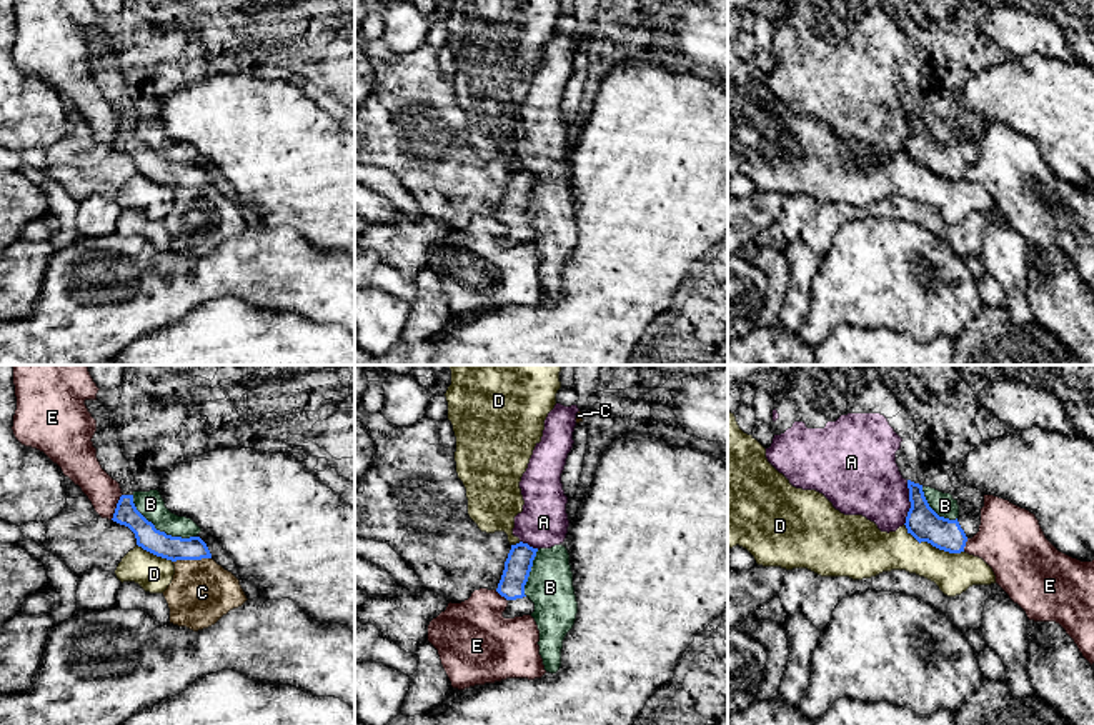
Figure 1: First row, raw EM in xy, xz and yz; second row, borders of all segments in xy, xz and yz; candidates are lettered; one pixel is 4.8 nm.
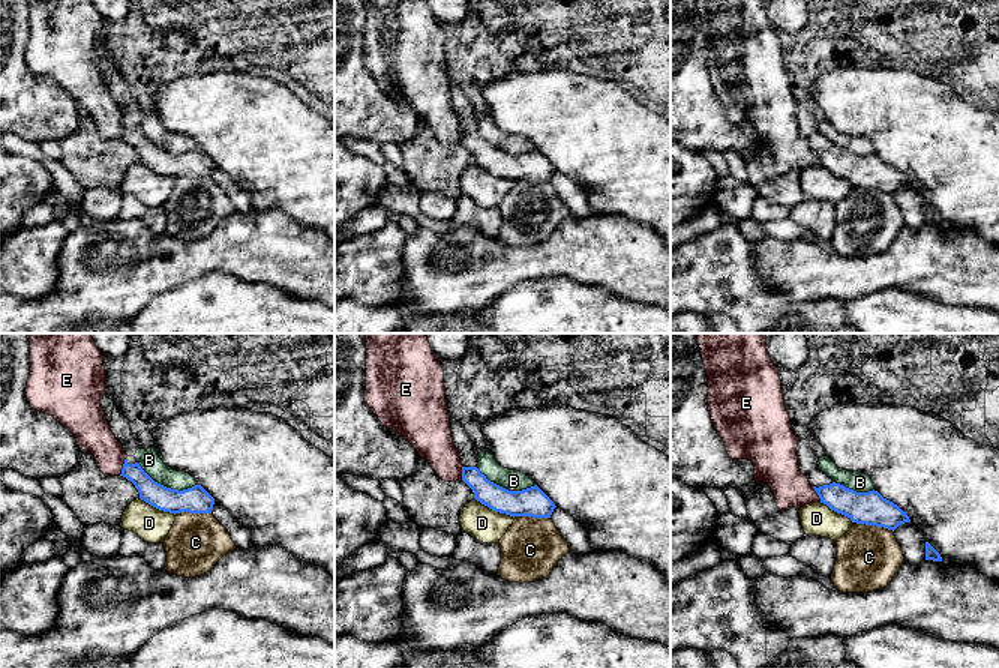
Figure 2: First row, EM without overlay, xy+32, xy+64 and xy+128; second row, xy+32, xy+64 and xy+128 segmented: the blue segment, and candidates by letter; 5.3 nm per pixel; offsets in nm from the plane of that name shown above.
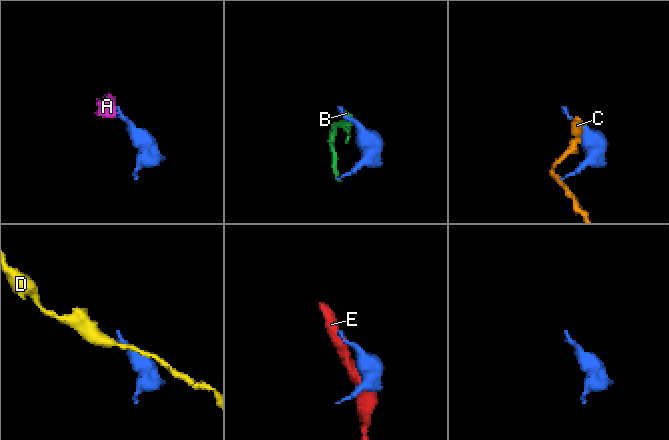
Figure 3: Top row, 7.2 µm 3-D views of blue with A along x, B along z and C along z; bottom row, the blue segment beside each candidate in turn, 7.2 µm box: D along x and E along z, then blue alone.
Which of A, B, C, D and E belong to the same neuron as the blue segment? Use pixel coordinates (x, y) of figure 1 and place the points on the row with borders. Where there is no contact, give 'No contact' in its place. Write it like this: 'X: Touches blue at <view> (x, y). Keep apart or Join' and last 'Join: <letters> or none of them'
A: Touches blue at yz (910, 500). Keep apart
B: Touches blue at xy (159, 530). Keep apart
C: Touches blue at xy (192, 559). Keep apart
D: Touches blue at yz (933, 545). Keep apart
E: Touches blue at xy (117, 507). Keep apart
Join: none of them

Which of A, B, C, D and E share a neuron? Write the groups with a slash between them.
A B / C / D / E

